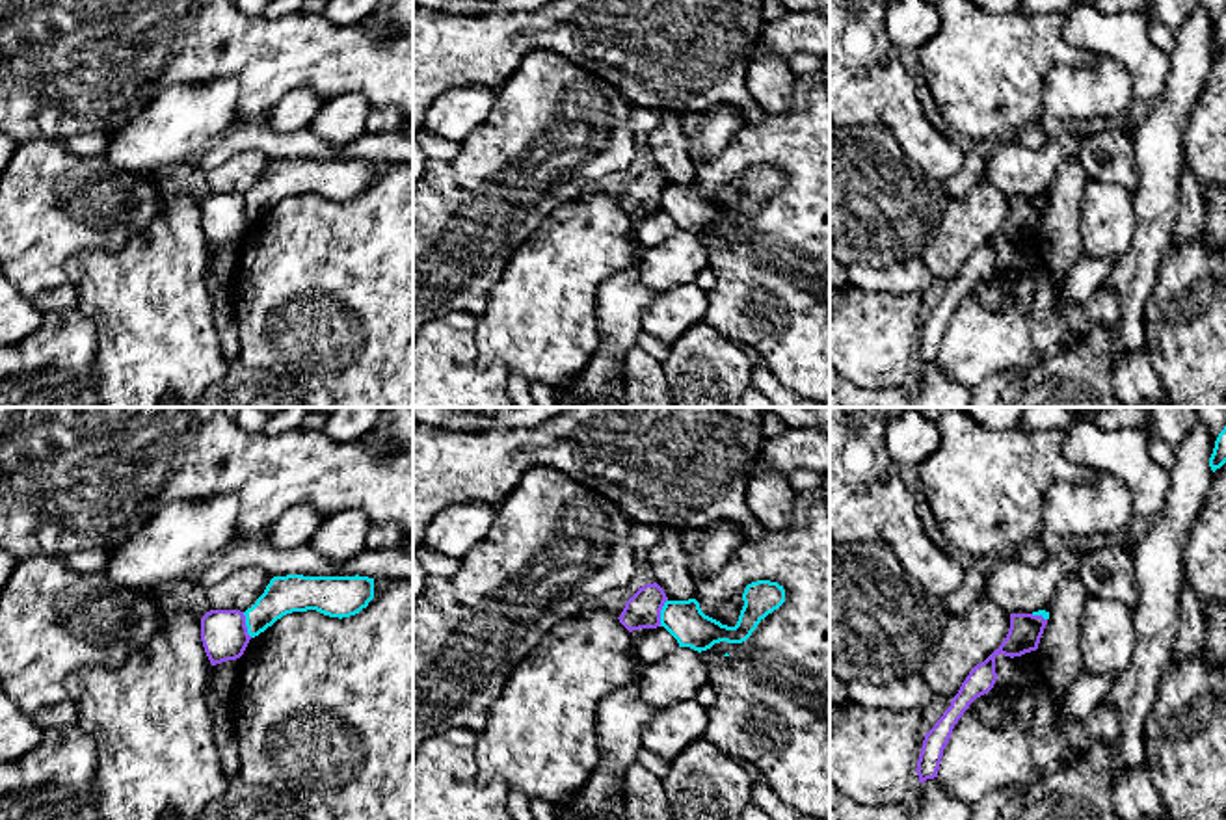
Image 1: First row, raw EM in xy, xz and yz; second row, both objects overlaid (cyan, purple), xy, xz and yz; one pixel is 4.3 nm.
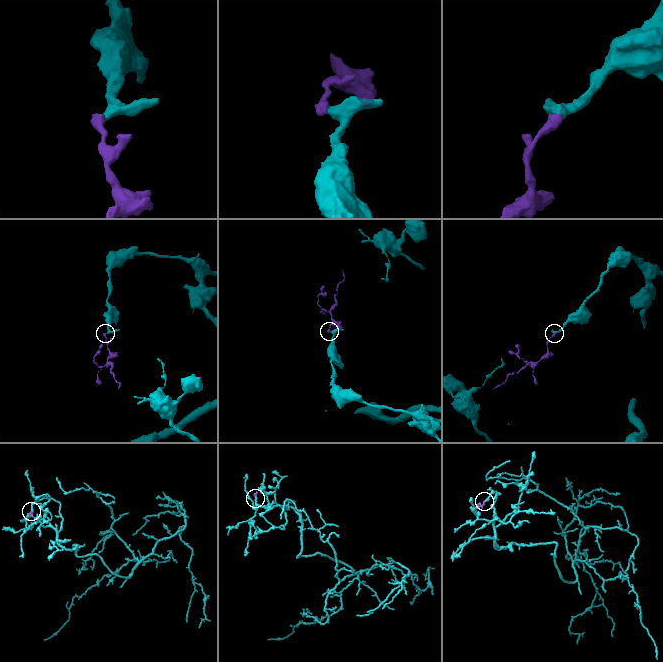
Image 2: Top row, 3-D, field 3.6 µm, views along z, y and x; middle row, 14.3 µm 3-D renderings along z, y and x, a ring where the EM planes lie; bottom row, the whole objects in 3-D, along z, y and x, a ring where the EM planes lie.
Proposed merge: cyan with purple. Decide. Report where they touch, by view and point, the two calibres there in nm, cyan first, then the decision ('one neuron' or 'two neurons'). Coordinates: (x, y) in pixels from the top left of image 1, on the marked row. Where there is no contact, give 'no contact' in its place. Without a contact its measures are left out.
contact xz (661, 612); calibres 170 and 160 nm; two neurons

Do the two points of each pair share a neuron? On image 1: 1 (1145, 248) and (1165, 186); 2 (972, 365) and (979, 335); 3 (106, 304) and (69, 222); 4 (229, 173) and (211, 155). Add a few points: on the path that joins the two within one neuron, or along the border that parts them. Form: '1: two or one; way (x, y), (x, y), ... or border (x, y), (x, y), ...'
1: one; way (1154, 233), (1156, 201)
2: one; way (972, 357), (972, 350), (979, 343)
3: two; border (125, 244), (77, 250), (66, 263), (66, 279)
4: two; border (263, 153), (240, 149), (209, 171)

